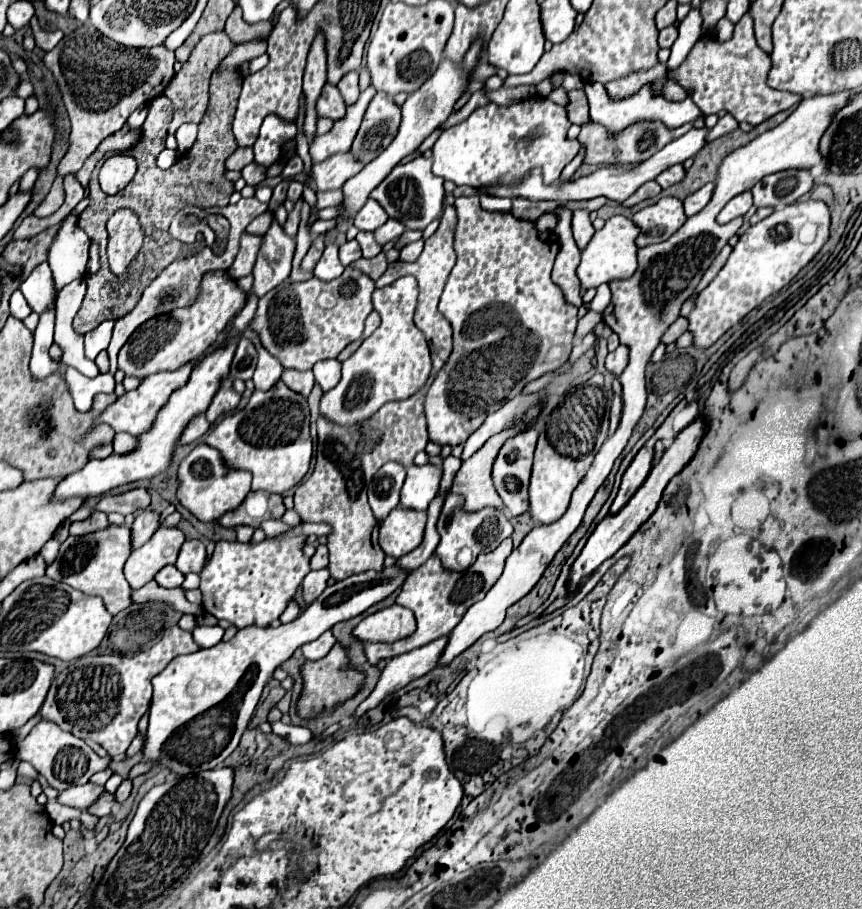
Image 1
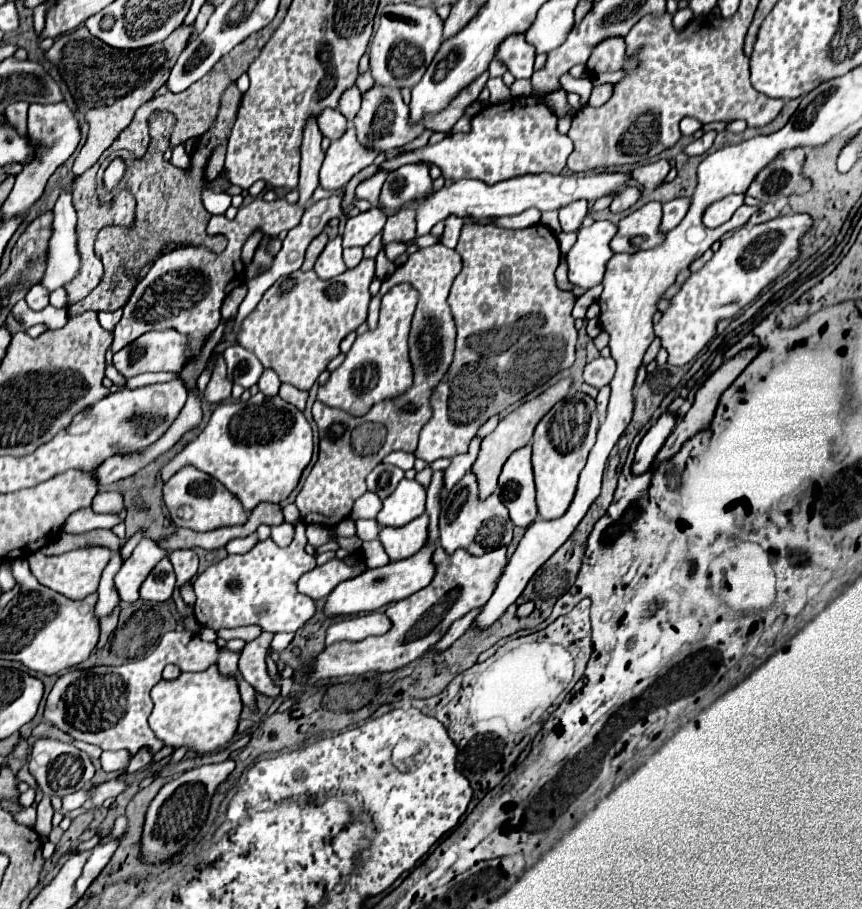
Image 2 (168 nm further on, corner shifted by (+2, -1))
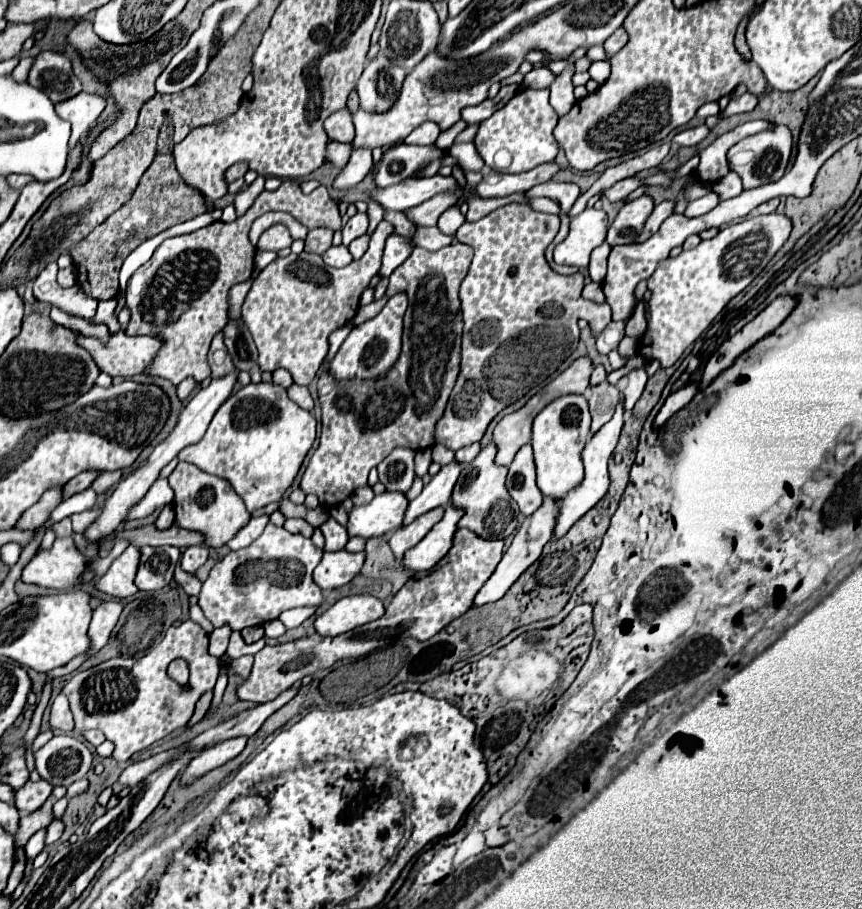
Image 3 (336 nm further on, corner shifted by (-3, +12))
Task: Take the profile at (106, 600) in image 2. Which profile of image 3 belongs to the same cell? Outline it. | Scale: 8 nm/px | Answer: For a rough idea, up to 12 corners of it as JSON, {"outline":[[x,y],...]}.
{"outline":[[103,601],[89,625],[91,655],[109,639],[123,611],[121,603]]}

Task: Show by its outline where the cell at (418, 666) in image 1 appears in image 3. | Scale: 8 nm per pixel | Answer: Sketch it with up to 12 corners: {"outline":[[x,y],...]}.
{"outline":[[545,499],[523,521],[473,607],[495,603],[541,557],[555,527]]}

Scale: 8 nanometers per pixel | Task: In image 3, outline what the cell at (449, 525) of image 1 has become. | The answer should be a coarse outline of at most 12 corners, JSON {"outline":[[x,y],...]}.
{"outline":[[487,445],[463,467],[451,505],[459,529],[505,539],[517,509],[505,489],[507,467]]}

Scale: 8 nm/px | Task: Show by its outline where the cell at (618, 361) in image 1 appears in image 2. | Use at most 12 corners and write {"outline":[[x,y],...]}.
{"outline":[[596,358],[584,368],[584,382],[606,386],[614,376],[612,358]]}

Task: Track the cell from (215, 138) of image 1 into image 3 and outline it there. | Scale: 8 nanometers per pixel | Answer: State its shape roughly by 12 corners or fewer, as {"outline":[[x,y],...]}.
{"outline":[[171,115],[135,197],[71,249],[77,283],[113,299],[145,239],[205,213],[173,159]]}

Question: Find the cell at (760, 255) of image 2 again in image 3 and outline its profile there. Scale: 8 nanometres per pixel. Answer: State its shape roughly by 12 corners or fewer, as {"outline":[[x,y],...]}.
{"outline":[[755,215],[659,263],[637,351],[671,367],[785,245]]}

